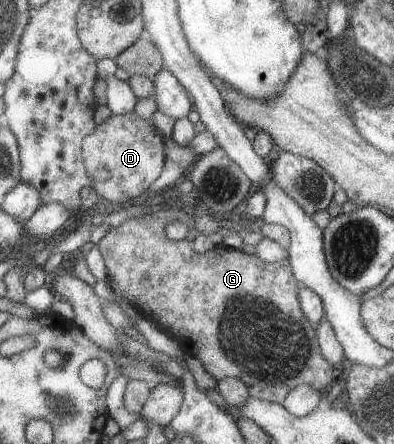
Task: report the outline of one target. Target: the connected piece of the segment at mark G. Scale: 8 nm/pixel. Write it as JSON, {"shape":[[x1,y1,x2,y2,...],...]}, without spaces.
{"shape":[[164,209,150,212,141,218,125,221,120,227,110,227,97,243,105,261,107,273,116,283,116,295,136,307,154,321,158,328,179,343,187,356,198,357,204,369,215,379,236,378,243,381,253,398,284,403,290,390,302,384,324,389,332,383,332,364,320,357,317,330,305,315,298,297,300,285,294,277,288,258,281,262,266,263,256,255,249,255,224,245,200,253,193,249,188,239,175,242,169,239,164,227,172,219,190,227,192,215,182,209]]}

